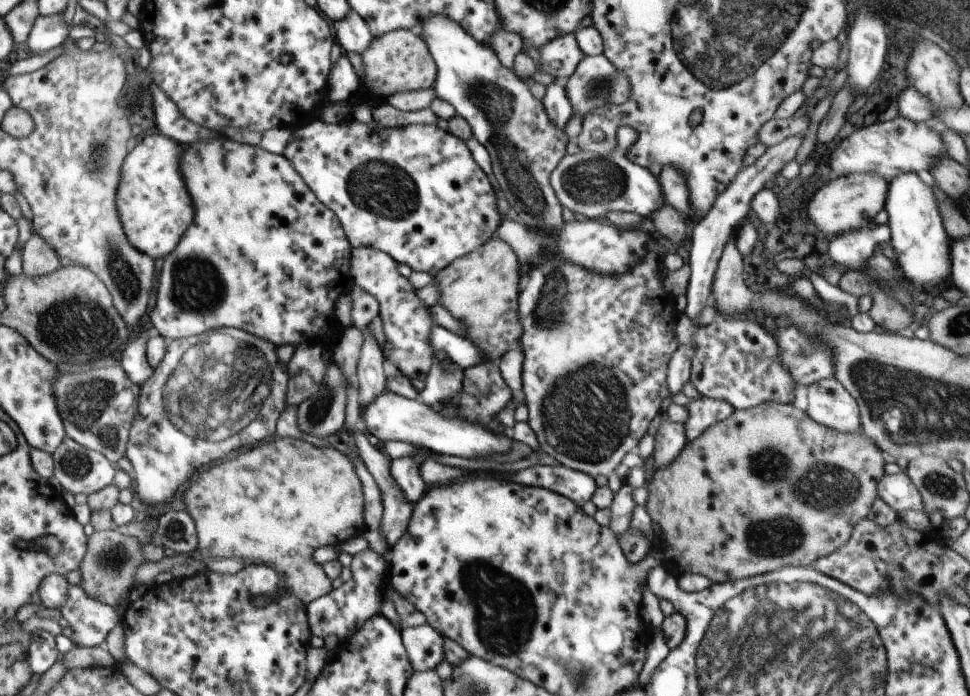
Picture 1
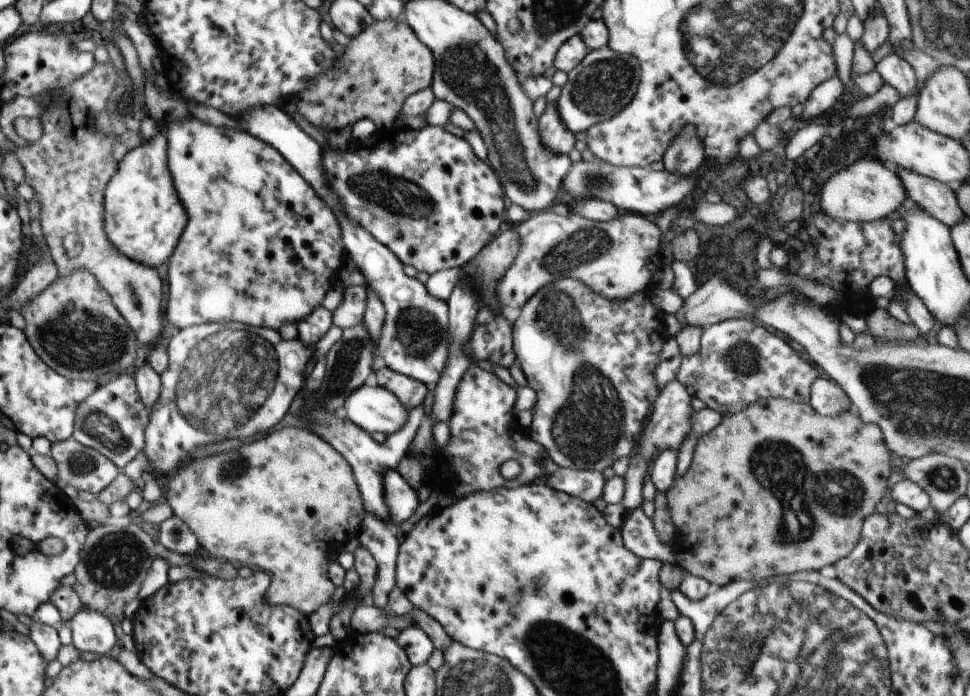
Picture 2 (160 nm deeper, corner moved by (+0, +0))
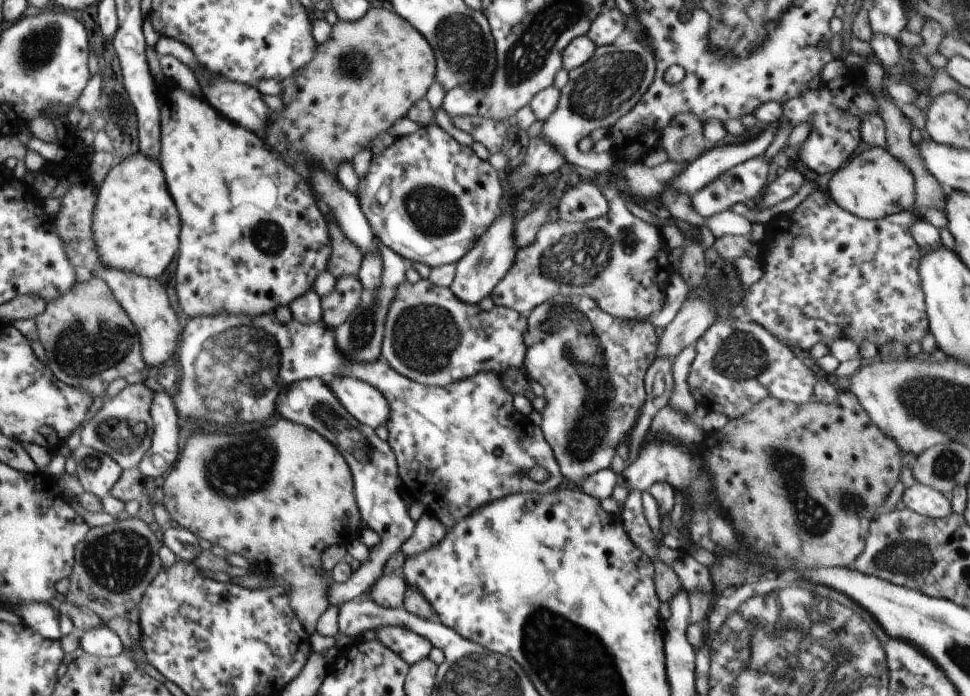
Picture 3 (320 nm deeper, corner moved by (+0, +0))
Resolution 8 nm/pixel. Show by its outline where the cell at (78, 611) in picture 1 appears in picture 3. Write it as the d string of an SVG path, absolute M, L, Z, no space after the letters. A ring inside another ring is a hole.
M106 626L82 633L80 644L86 653L102 658L118 656L126 648L119 635Z

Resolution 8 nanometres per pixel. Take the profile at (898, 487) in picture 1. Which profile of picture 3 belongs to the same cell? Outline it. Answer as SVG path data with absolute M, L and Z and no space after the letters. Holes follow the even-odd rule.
M916 483L904 489L902 500L908 509L927 517L944 518L953 514L951 499L932 486Z

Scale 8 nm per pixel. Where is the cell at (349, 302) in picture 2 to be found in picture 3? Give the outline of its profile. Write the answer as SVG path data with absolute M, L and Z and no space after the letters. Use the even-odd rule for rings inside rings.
M356 275L337 278L334 289L320 297L323 321L334 329L340 326L359 305L363 289Z

